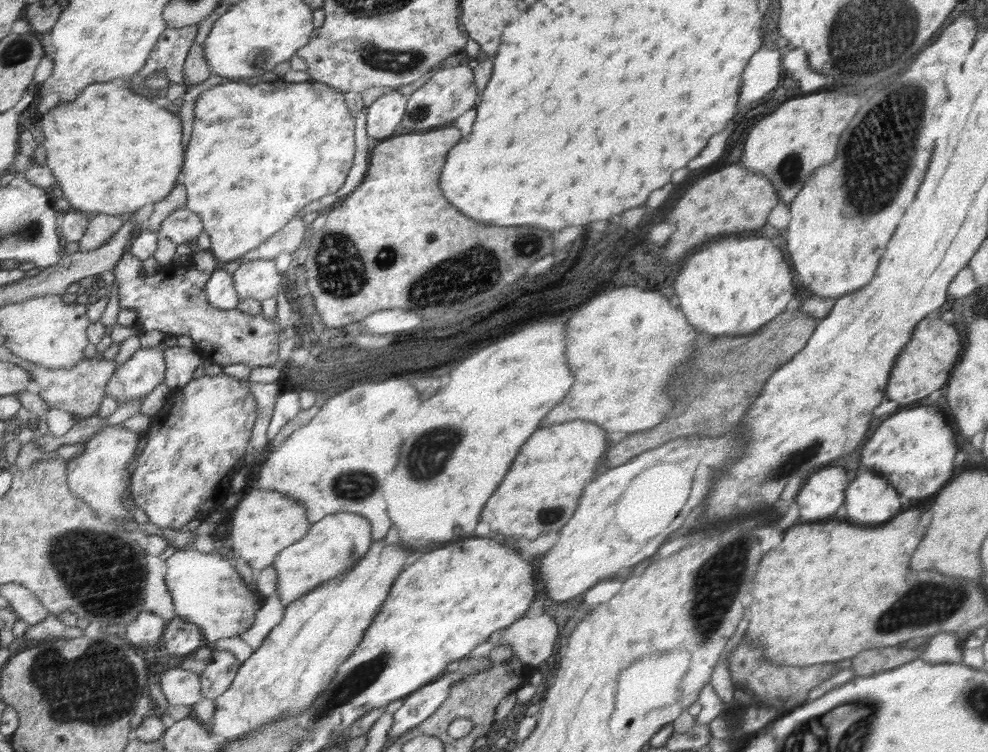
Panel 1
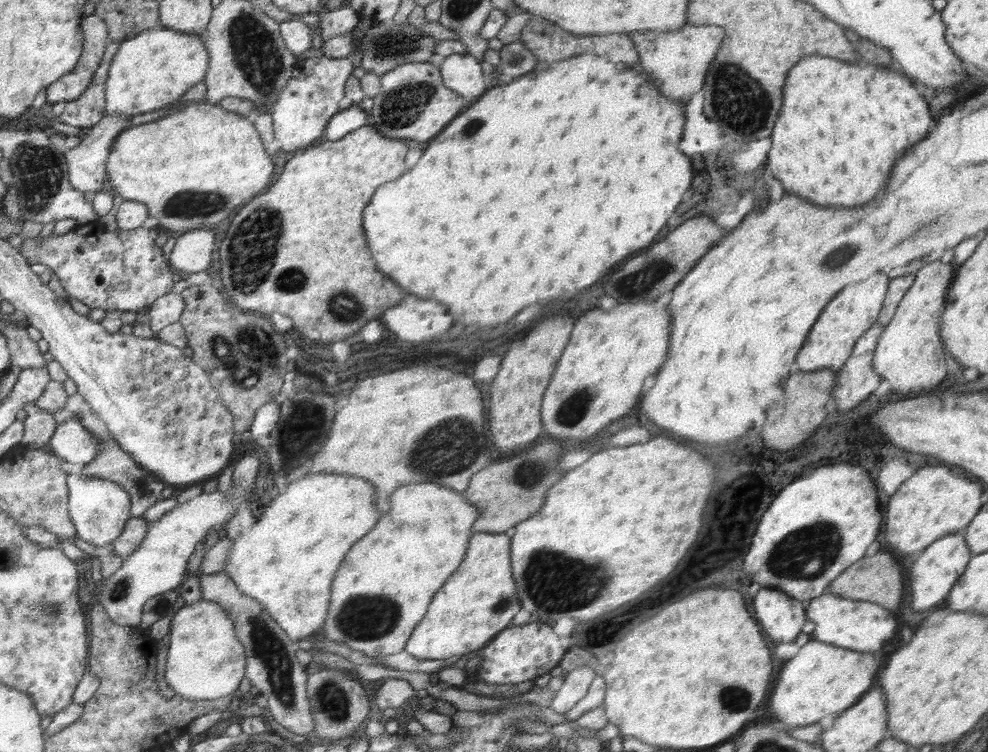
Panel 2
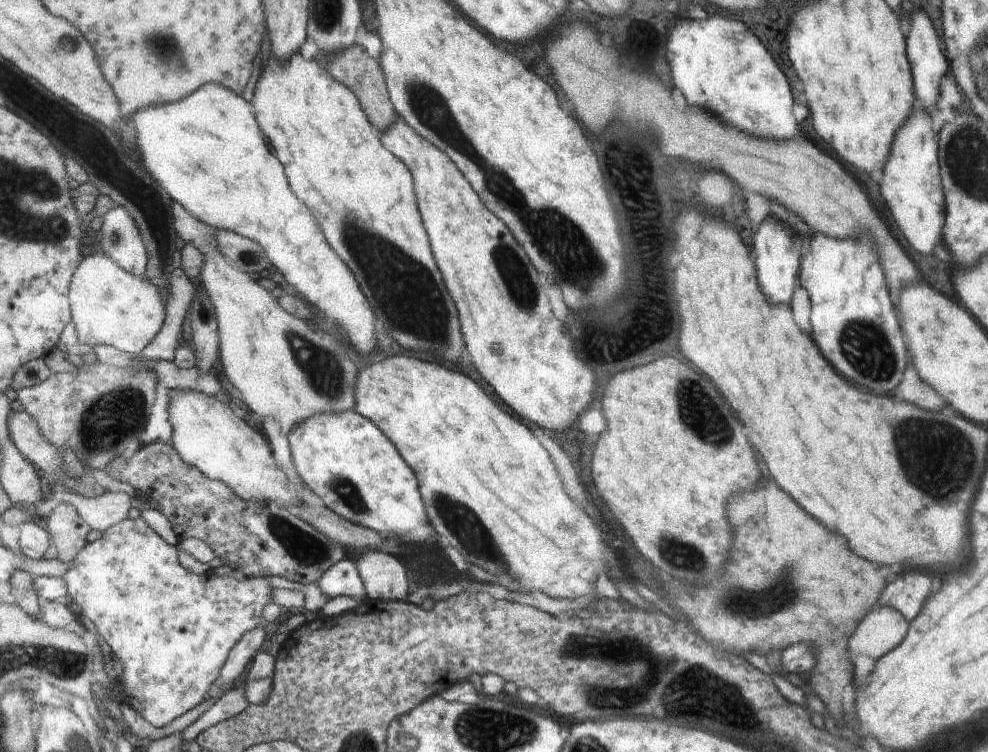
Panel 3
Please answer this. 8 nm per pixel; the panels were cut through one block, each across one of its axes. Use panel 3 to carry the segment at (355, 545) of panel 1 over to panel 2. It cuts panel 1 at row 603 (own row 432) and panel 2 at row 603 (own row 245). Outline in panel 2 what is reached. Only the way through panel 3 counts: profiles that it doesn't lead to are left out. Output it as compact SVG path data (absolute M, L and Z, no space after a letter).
M201 599L183 606L171 621L171 646L169 648L165 676L172 689L184 698L192 700L216 700L238 694L238 688L247 677L247 648L236 632L236 620L218 602Z

